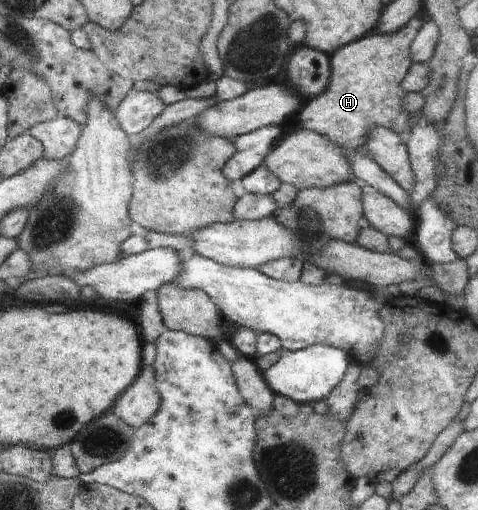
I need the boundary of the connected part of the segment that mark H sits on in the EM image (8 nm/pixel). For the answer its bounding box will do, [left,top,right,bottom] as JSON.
[298,16,422,156]

